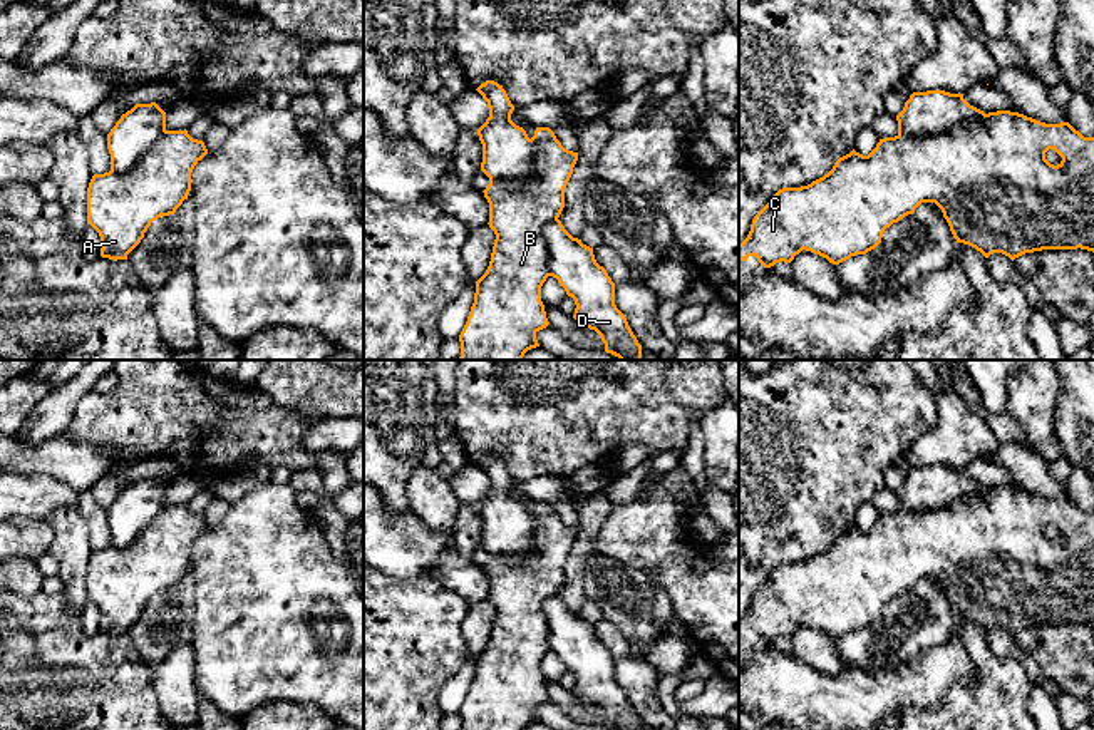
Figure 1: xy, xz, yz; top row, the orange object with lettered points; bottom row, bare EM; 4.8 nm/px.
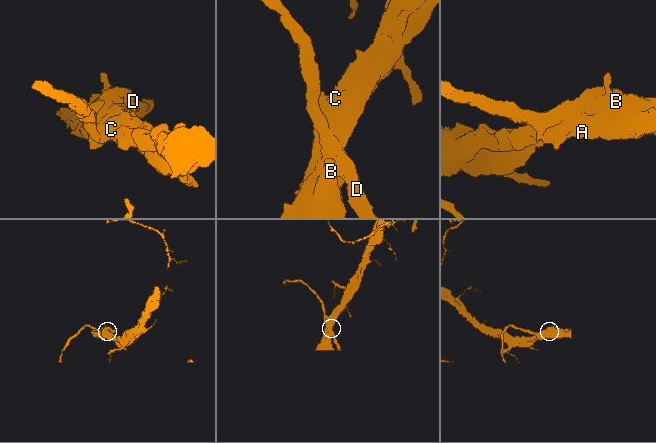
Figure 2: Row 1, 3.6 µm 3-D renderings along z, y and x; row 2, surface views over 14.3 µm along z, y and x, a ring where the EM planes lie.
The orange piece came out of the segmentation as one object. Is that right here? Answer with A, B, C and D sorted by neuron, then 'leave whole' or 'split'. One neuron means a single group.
groups A B C / D; split

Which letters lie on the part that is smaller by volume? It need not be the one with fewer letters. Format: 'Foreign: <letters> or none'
Foreign: D

